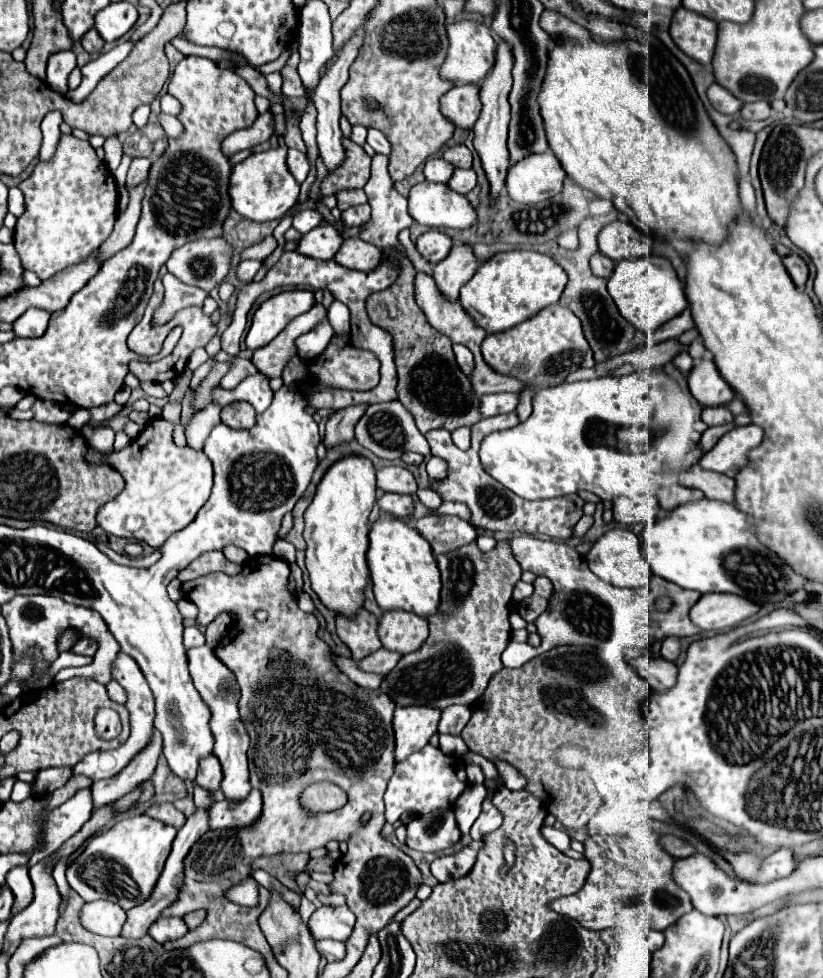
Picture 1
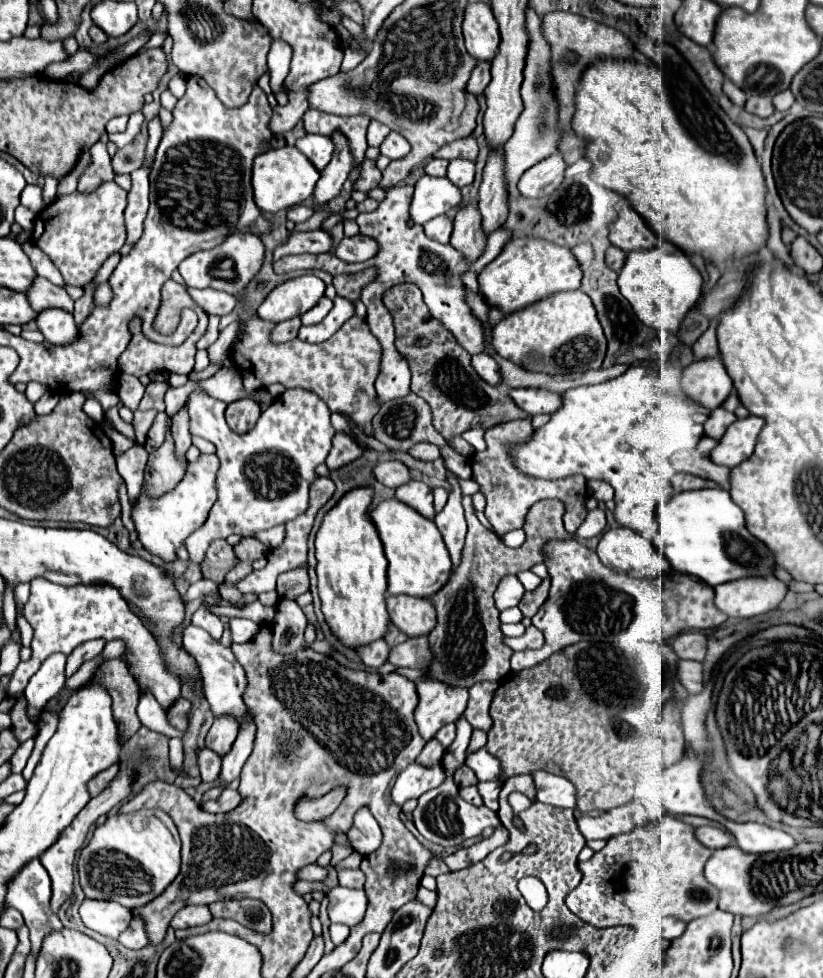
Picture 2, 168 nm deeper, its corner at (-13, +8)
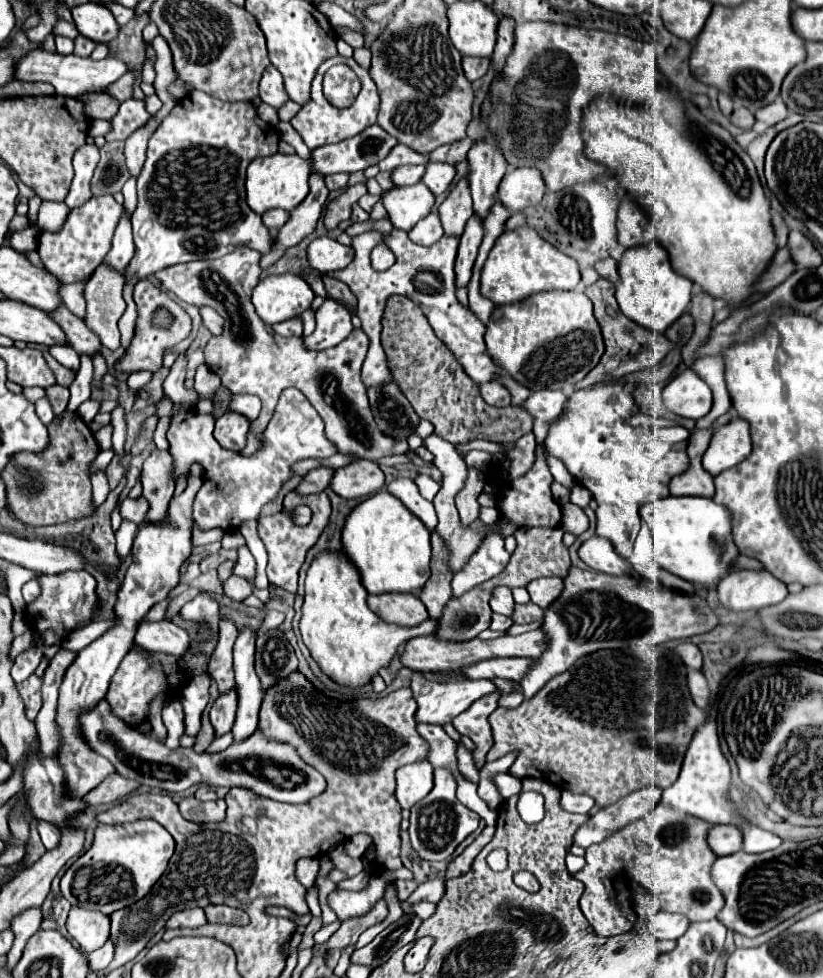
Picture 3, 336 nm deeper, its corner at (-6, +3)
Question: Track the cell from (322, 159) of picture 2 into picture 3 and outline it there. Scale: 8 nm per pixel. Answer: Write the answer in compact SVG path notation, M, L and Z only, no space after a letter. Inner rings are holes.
M371 125L361 131L357 137L349 141L341 141L337 145L325 145L311 151L311 169L315 173L355 173L363 171L369 165L377 165L387 157L389 149L397 145L389 133L385 133L379 125Z

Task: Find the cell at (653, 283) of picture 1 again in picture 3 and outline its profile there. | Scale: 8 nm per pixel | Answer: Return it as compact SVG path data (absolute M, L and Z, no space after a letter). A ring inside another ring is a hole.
M657 241L637 249L627 249L619 261L619 283L615 289L615 299L625 317L655 333L665 333L665 329L687 311L691 289L693 283L673 271L667 251Z

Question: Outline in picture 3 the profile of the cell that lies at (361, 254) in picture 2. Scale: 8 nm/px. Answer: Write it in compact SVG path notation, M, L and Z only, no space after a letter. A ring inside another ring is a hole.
M317 237L315 241L311 241L311 245L307 249L307 257L309 257L309 263L313 269L327 273L327 271L337 271L337 269L347 267L353 261L355 251L353 251L353 247L341 245L335 239Z

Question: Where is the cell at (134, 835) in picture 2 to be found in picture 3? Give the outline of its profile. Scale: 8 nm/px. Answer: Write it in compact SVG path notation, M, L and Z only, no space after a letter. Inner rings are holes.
M151 819L111 827L97 825L91 849L85 851L61 877L61 893L73 907L111 915L133 905L151 891L151 887L167 871L173 851L173 837Z

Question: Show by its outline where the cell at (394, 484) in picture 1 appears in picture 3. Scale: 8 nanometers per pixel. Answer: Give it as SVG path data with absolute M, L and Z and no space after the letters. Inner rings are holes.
M365 459L337 469L331 481L331 489L345 499L369 497L381 491L383 487L385 487L385 473L379 469L377 463Z

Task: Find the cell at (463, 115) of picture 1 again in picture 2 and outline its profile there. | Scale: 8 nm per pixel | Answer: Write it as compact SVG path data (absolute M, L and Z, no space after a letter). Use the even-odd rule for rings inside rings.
M478 62L472 70L472 76L468 80L468 92L470 94L482 94L484 88L490 84L490 62Z

